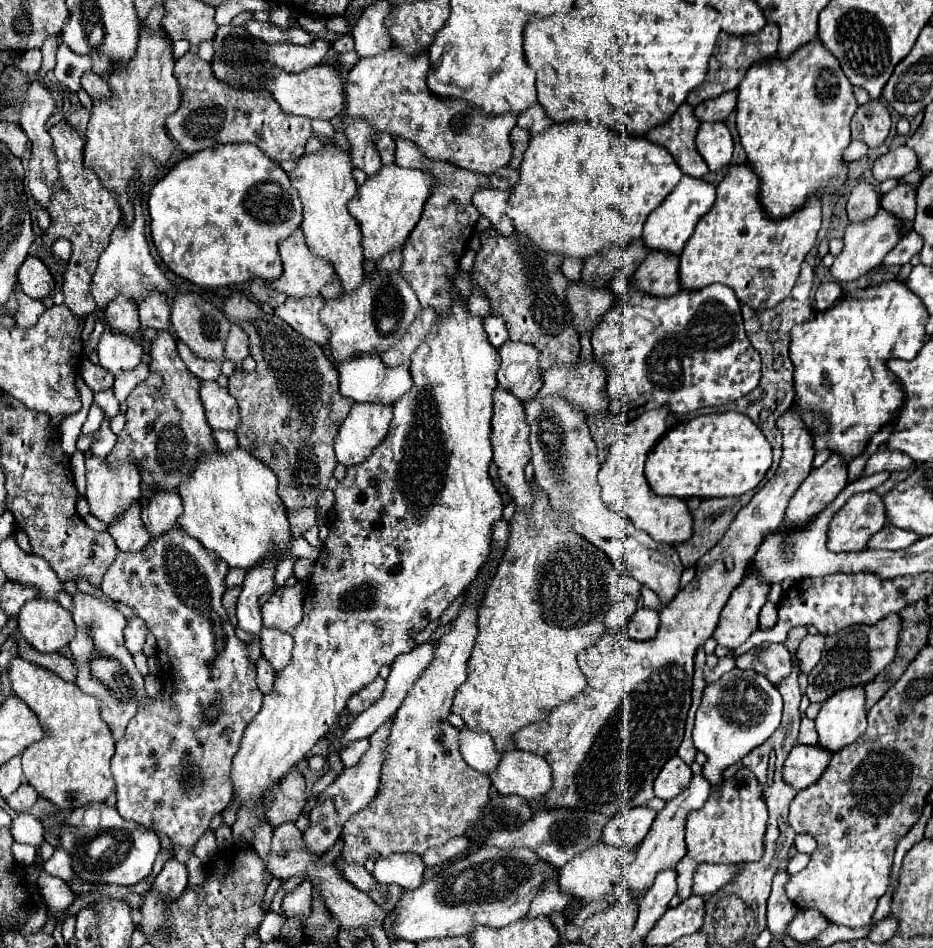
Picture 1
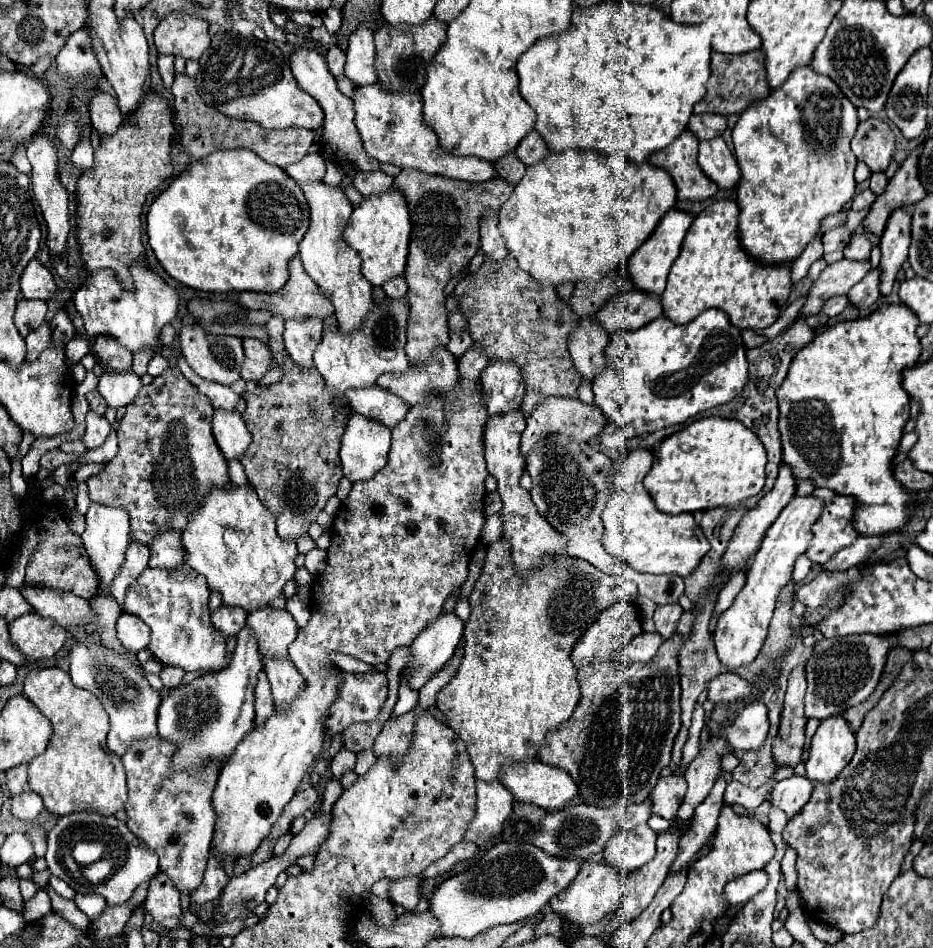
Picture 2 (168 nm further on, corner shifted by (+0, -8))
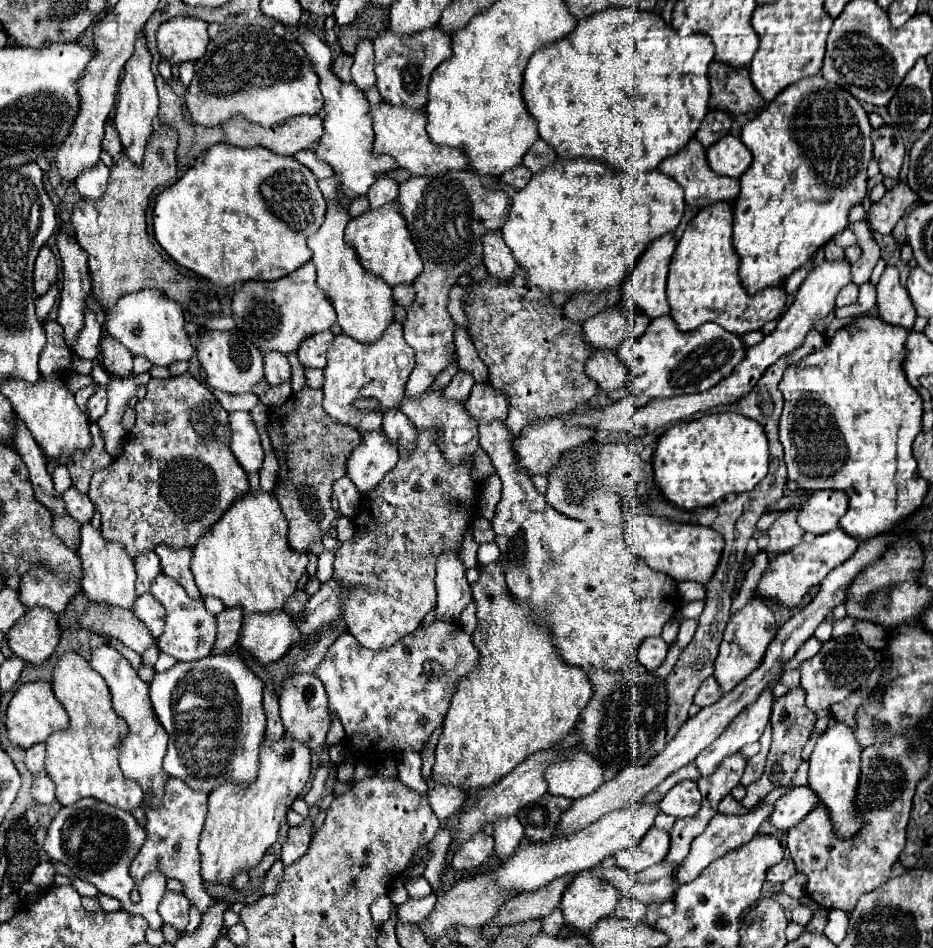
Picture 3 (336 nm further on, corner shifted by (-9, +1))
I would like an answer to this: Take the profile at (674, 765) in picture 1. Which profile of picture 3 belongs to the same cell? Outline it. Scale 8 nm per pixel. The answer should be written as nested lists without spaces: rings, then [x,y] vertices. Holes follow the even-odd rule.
[[[682,780],[672,790],[668,790],[664,800],[660,802],[660,810],[674,818],[692,816],[692,812],[698,812],[700,800],[702,800],[702,796],[698,792],[698,782]]]

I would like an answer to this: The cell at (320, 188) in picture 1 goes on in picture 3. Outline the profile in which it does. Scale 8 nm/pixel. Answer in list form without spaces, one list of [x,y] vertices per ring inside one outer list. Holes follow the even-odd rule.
[[[330,202],[324,224],[318,228],[316,234],[308,238],[308,248],[312,250],[312,262],[316,264],[316,282],[332,300],[342,332],[358,342],[370,344],[382,336],[382,332],[394,318],[394,298],[392,288],[384,280],[362,268],[356,248],[344,242],[344,228],[350,220],[352,216],[342,202]]]

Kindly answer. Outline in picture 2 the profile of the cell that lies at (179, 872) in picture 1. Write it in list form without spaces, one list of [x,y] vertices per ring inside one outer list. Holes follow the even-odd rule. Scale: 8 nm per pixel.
[[[159,873],[149,883],[149,893],[145,899],[145,911],[151,913],[151,917],[167,929],[177,927],[181,919],[181,905],[179,905],[179,891],[169,883],[169,879]]]

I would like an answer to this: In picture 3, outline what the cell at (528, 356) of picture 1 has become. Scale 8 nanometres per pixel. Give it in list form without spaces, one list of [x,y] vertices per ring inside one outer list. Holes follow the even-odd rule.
[[[474,384],[470,398],[466,402],[468,412],[478,422],[490,422],[490,420],[502,420],[508,416],[508,396],[502,390],[494,390],[486,384]]]

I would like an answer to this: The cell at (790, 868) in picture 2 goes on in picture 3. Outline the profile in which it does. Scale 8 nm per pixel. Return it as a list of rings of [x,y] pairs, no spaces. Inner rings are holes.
[[[796,872],[794,878],[790,878],[790,880],[786,880],[786,882],[782,884],[782,890],[784,890],[786,894],[790,894],[792,898],[802,898],[802,896],[806,896],[806,876],[800,874],[800,872]]]

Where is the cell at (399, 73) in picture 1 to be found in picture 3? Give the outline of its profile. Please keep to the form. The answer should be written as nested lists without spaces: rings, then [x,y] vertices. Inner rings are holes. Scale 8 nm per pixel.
[[[382,100],[376,106],[370,106],[370,116],[374,122],[374,154],[390,154],[400,168],[406,168],[414,176],[430,176],[438,174],[444,170],[468,170],[470,160],[464,156],[462,150],[454,150],[448,146],[436,146],[428,138],[426,124],[428,124],[428,114],[426,110],[412,110],[412,108],[402,108],[394,106],[386,100]]]

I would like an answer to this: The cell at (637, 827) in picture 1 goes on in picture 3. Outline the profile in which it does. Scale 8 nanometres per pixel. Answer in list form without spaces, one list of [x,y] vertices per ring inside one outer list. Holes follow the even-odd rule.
[[[652,826],[638,846],[616,852],[614,860],[620,868],[632,870],[632,872],[642,872],[642,870],[662,862],[668,852],[668,846],[670,846],[668,830]]]

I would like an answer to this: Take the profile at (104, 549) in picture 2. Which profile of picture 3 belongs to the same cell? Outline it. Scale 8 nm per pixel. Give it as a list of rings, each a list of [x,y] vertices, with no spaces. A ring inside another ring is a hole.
[[[84,522],[80,532],[82,532],[82,546],[80,546],[78,554],[82,560],[82,590],[94,602],[106,602],[106,604],[130,610],[136,600],[134,560],[130,558],[130,554],[126,552],[126,548],[120,542],[106,540],[102,536],[100,528],[94,528],[92,522]]]

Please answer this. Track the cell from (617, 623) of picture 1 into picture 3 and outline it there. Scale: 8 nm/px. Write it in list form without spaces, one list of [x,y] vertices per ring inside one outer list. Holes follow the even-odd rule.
[[[500,420],[480,424],[480,446],[490,456],[496,474],[502,480],[502,500],[496,506],[492,520],[496,542],[500,546],[498,562],[504,566],[506,584],[514,598],[528,602],[538,614],[540,620],[552,630],[552,642],[558,648],[558,654],[564,662],[592,672],[594,668],[610,670],[630,670],[638,664],[638,646],[644,638],[660,636],[662,626],[676,616],[680,608],[676,584],[662,572],[648,568],[638,556],[632,556],[624,546],[622,528],[614,524],[604,524],[598,520],[578,522],[568,516],[562,516],[546,504],[546,498],[536,490],[530,474],[518,466],[514,456],[514,434],[506,430],[506,424]]]

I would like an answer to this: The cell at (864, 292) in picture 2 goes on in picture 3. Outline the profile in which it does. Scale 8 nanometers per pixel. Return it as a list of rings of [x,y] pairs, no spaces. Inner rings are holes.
[[[866,282],[860,286],[860,294],[858,300],[852,306],[844,306],[844,308],[836,308],[834,314],[836,318],[852,318],[852,316],[862,316],[866,314],[872,306],[876,306],[876,286],[872,282]]]

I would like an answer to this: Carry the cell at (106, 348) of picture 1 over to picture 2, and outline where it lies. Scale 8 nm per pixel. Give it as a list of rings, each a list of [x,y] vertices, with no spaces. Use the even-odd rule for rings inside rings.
[[[131,371],[103,373],[97,385],[97,391],[107,401],[107,407],[113,407],[113,409],[121,409],[129,405],[137,397],[139,389],[141,389],[141,379]]]

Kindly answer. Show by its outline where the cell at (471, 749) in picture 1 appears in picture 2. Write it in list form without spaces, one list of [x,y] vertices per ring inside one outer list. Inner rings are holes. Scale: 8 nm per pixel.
[[[477,781],[477,813],[465,831],[465,841],[473,841],[479,847],[501,835],[503,821],[511,813],[513,795],[499,783]]]

